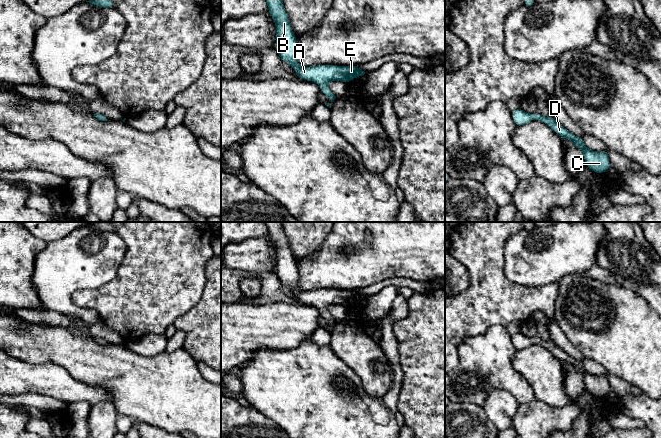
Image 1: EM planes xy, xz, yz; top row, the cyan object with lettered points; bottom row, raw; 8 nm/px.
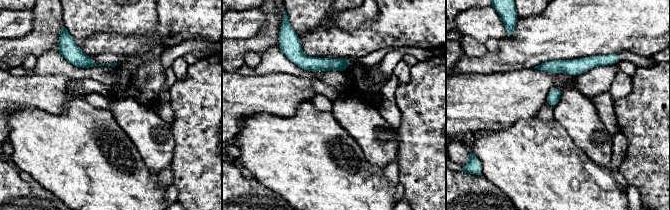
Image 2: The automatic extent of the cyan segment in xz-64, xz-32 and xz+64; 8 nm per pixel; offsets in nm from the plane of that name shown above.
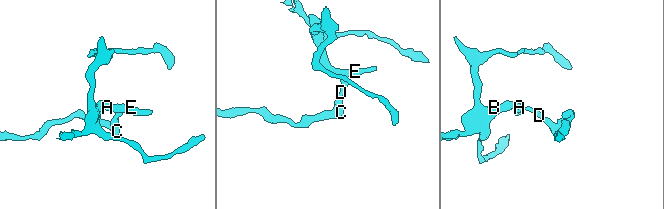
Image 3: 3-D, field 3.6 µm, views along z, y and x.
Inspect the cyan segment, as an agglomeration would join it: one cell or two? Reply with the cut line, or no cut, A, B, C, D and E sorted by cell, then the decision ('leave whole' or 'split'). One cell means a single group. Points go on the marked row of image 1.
no cut | A B C D E | leave whole

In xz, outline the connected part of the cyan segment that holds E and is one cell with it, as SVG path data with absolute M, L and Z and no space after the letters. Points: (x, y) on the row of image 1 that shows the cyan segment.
M266 0L271 17L276 23L276 43L275 49L282 61L290 64L295 74L301 79L313 81L321 86L322 93L330 100L335 100L336 96L326 86L330 81L342 81L349 83L352 79L363 76L366 72L356 66L336 66L336 65L317 65L310 67L299 66L298 44L294 35L289 17L285 11L282 0Z

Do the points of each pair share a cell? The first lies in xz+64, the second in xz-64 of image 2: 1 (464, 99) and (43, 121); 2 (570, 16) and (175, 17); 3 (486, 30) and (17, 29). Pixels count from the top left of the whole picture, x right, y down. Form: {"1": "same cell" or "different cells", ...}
{"1": "different cells", "2": "same cell", "3": "same cell"}

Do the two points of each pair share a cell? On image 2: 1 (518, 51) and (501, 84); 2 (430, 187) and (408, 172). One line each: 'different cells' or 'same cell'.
1: different cells
2: same cell

